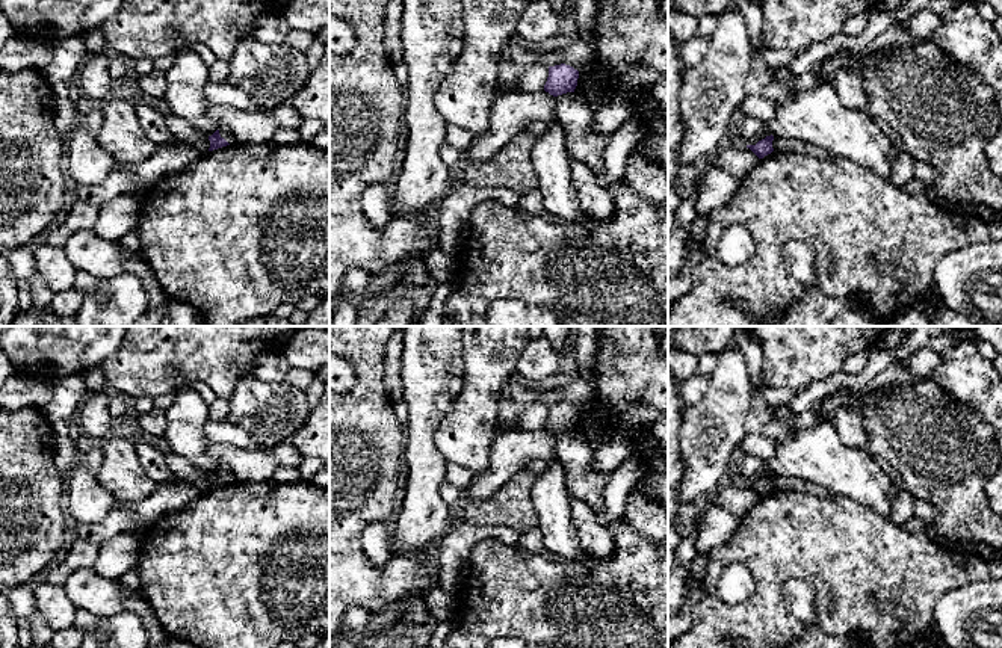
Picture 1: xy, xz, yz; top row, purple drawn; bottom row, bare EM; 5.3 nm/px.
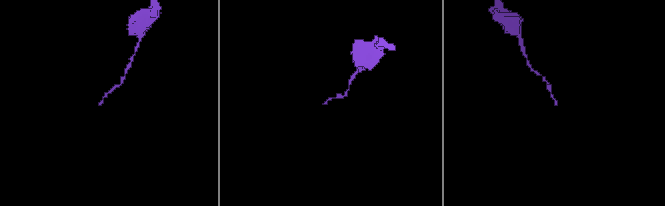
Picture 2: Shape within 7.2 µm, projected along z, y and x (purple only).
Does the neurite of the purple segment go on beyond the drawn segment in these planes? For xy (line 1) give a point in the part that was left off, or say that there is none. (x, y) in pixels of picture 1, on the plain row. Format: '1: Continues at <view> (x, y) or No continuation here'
1: No continuation here

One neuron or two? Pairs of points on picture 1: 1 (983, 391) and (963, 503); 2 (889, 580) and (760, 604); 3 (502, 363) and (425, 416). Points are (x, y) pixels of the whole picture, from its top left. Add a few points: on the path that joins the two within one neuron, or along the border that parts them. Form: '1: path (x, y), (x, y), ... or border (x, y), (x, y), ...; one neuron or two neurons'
1: border (949, 393), (966, 404), (986, 423); two neurons
2: path (856, 570), (788, 571); one neuron
3: border (463, 358), (461, 388), (442, 425); two neurons

